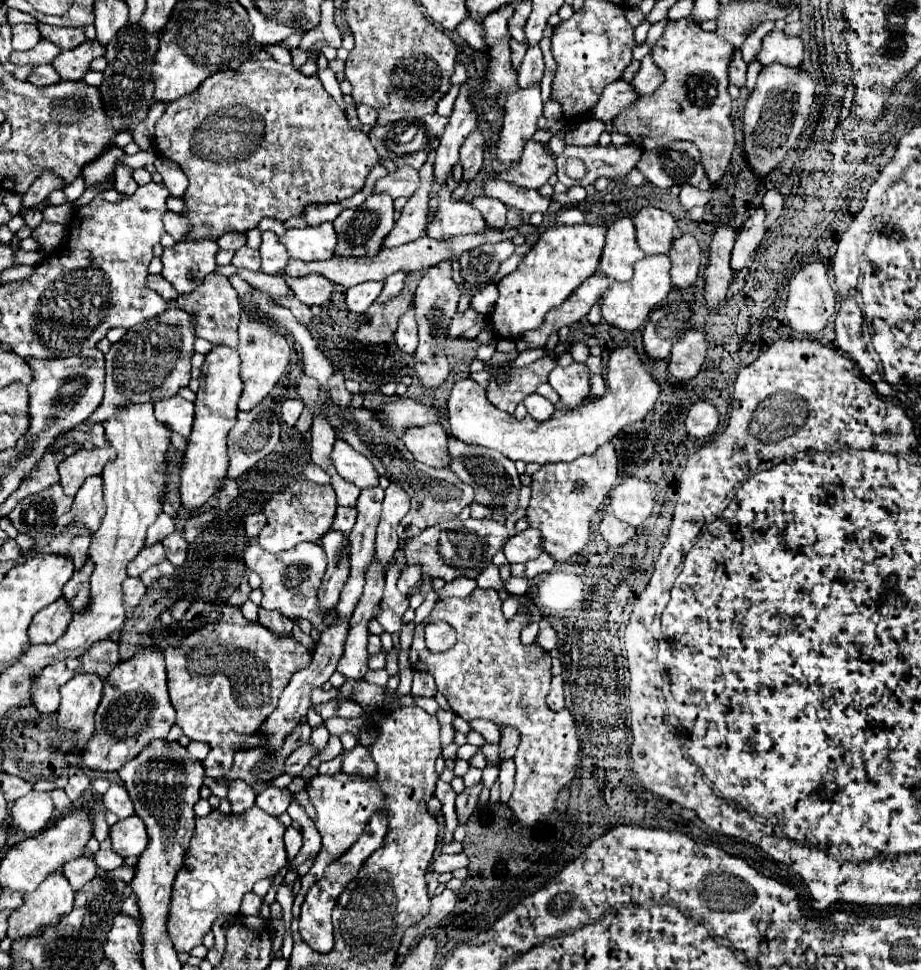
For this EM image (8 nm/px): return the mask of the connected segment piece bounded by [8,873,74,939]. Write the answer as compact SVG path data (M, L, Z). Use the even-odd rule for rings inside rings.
M52 873L40 887L26 895L24 905L18 907L8 919L8 937L24 939L42 935L42 929L56 925L72 911L74 893L62 873Z

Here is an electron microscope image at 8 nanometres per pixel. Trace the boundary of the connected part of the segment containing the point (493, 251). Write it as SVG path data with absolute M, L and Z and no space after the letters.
M510 239L500 243L486 243L476 249L466 251L460 257L460 275L470 285L486 285L490 283L490 275L494 275L504 259L514 253L514 243Z

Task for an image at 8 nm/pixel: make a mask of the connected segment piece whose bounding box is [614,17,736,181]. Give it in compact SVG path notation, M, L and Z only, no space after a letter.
M690 17L670 21L662 37L652 47L652 59L664 71L664 83L616 117L614 129L628 135L640 149L658 149L670 141L690 141L702 153L702 165L710 181L718 181L732 157L734 127L730 119L728 65L734 47L720 41L716 33L704 31Z

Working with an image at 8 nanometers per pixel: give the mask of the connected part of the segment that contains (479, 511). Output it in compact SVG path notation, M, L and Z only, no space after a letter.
M472 503L470 509L472 509L472 517L476 517L476 519L480 519L480 517L500 519L500 517L502 517L502 511L500 511L500 509L490 509L490 507L482 505L482 503Z

